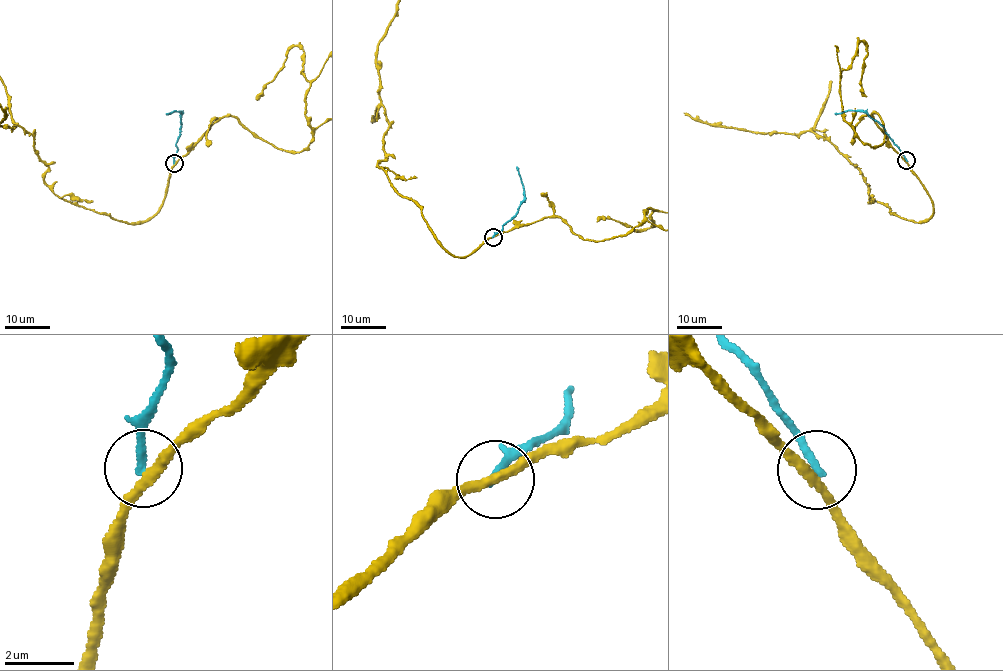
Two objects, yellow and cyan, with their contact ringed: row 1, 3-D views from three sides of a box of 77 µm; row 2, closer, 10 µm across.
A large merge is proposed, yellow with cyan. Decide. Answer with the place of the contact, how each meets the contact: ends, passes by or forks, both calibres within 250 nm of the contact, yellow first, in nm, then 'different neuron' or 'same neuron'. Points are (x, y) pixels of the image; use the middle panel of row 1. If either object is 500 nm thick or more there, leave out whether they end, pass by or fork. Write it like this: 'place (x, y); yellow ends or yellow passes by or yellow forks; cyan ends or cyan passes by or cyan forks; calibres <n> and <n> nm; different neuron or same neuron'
place (493, 237); yellow passes by; cyan ends; calibres 280 and 240 nm; different neuron

